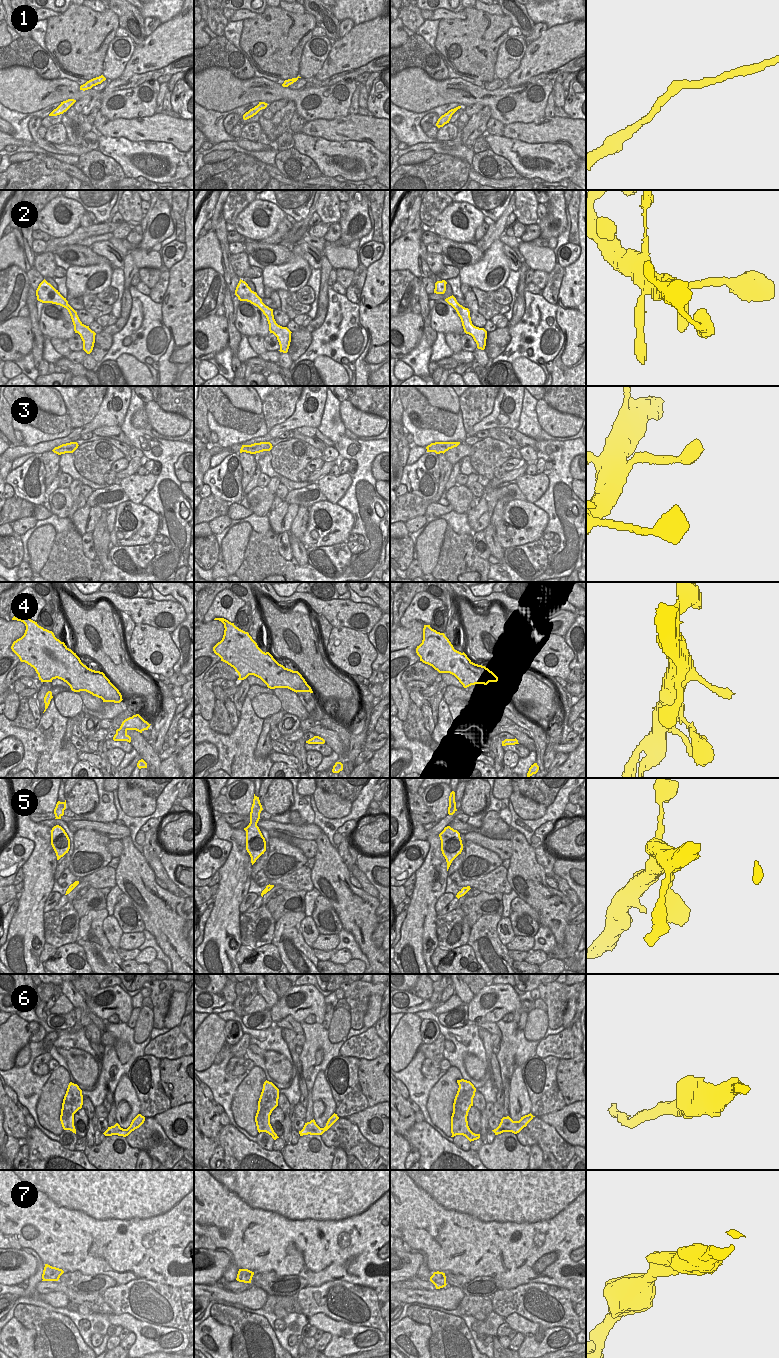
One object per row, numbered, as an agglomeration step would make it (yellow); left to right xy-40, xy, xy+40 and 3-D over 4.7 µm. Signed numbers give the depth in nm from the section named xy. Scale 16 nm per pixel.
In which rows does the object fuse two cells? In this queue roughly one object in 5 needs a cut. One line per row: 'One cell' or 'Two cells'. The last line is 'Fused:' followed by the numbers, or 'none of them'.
1: One cell
2: One cell
3: One cell
4: One cell
5: One cell
6: One cell
7: One cell
Fused: none of them

